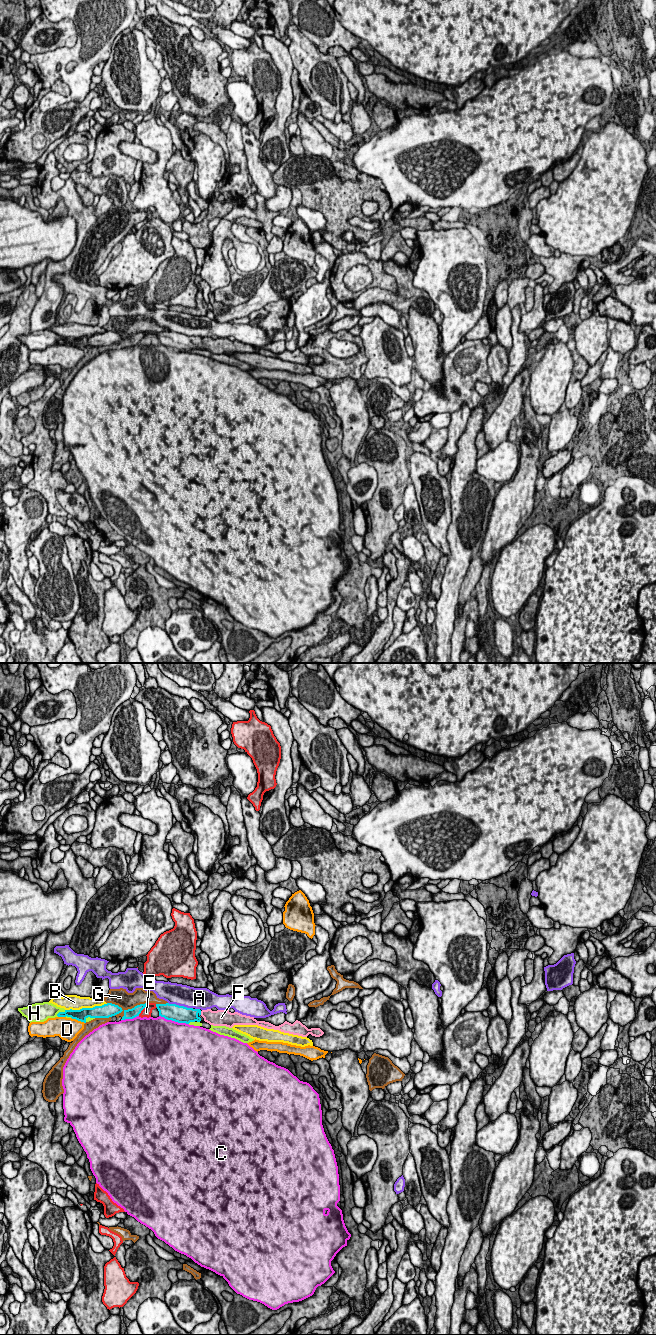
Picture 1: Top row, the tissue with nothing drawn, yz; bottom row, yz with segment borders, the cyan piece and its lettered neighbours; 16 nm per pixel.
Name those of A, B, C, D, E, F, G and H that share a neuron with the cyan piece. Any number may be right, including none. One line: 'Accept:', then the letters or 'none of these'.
Accept: F

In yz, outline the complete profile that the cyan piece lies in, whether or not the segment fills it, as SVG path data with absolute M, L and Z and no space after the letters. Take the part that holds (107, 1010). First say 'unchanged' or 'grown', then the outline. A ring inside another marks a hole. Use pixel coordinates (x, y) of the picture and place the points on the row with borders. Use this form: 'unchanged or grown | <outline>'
unchanged | M107 1003L102 1006L95 1006L93 1008L82 1008L80 1010L65 1010L59 1012L58 1017L71 1017L78 1021L86 1023L86 1019L90 1018L109 1018L121 1013L123 1010L118 1005Z

